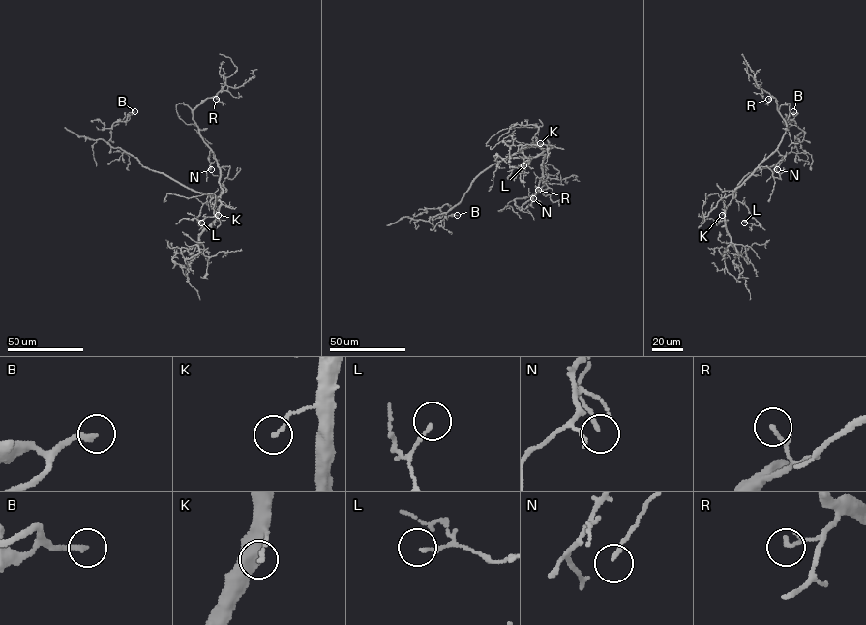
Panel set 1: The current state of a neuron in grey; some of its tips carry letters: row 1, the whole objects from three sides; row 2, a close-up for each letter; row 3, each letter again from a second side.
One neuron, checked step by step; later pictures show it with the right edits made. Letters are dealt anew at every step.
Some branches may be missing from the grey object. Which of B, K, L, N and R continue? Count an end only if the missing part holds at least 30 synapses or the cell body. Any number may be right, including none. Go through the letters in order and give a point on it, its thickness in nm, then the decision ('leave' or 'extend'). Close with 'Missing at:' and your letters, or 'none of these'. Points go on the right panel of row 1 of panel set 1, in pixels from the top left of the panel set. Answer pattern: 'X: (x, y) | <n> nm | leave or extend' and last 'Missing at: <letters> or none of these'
B: (793, 111) | 200 nm | extend
K: (722, 215) | 150 nm | leave
L: (744, 223) | 140 nm | leave
N: (777, 169) | 100 nm | leave
R: (768, 99) | 150 nm | leave
Missing at: B

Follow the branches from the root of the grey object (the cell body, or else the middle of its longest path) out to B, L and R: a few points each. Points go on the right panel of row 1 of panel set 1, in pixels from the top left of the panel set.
B: (735, 195), (736, 188), (748, 173), (771, 167), (802, 141), (805, 133), (793, 120), (793, 111)
L: (735, 195), (734, 198), (745, 206), (761, 225), (744, 223)
R: (735, 195), (733, 196), (733, 192), (775, 150), (785, 133), (786, 123), (777, 110), (775, 99), (768, 99)

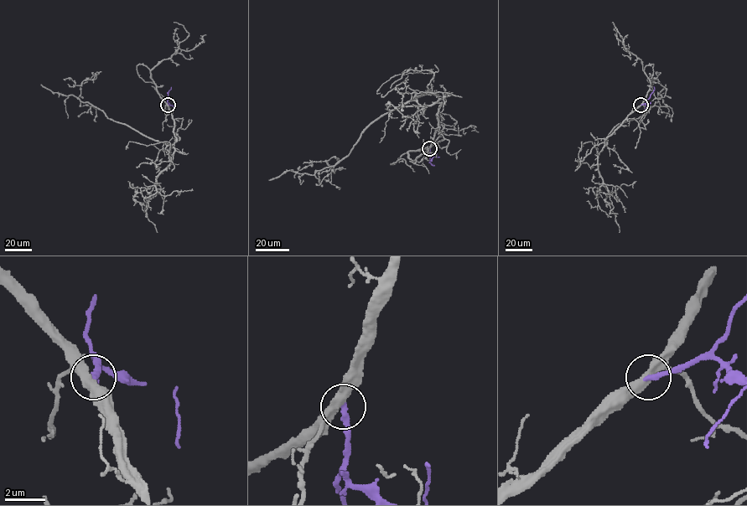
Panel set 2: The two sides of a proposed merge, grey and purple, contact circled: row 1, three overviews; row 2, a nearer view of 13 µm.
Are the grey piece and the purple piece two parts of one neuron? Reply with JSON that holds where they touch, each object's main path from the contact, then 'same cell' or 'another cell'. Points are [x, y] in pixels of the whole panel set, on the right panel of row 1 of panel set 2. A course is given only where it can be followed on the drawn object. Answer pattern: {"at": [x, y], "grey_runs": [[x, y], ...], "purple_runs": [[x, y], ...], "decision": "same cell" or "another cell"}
{"at": [640, 105], "grey_runs": [[640, 105], [605, 144], [618, 124], [637, 119], [665, 95], [656, 79], [651, 85], [655, 80]], "purple_runs": [[640, 105], [650, 96], [654, 87]], "decision": "same cell"}

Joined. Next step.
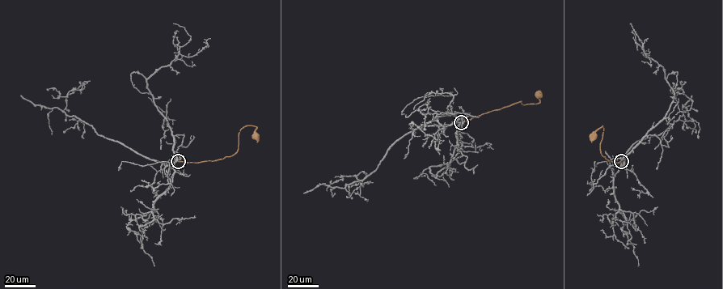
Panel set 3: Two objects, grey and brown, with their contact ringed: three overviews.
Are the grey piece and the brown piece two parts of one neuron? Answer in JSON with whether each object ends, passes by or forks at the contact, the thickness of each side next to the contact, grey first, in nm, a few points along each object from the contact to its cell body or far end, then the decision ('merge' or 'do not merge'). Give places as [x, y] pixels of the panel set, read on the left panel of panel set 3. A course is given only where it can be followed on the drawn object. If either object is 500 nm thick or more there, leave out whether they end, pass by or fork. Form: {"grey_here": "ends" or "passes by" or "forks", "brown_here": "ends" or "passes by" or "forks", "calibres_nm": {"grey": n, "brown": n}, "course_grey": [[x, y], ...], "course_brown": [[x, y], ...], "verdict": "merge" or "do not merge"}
{"calibres_nm": {"grey": 550, "brown": 190}, "course_grey": [[178, 161], [152, 160], [99, 135], [62, 110], [65, 96], [77, 89], [66, 96], [48, 91]], "course_brown": [[178, 161], [214, 161], [233, 155], [238, 149], [240, 130], [247, 125], [256, 127], [256, 137]], "verdict": "merge"}

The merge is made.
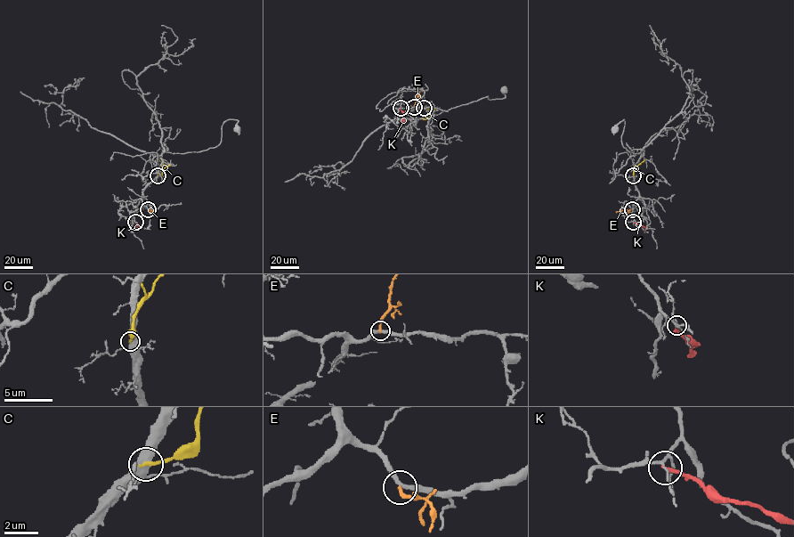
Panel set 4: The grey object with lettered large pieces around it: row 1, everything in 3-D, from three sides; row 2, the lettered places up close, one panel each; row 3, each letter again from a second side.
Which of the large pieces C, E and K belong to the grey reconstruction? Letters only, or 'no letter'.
no letter

